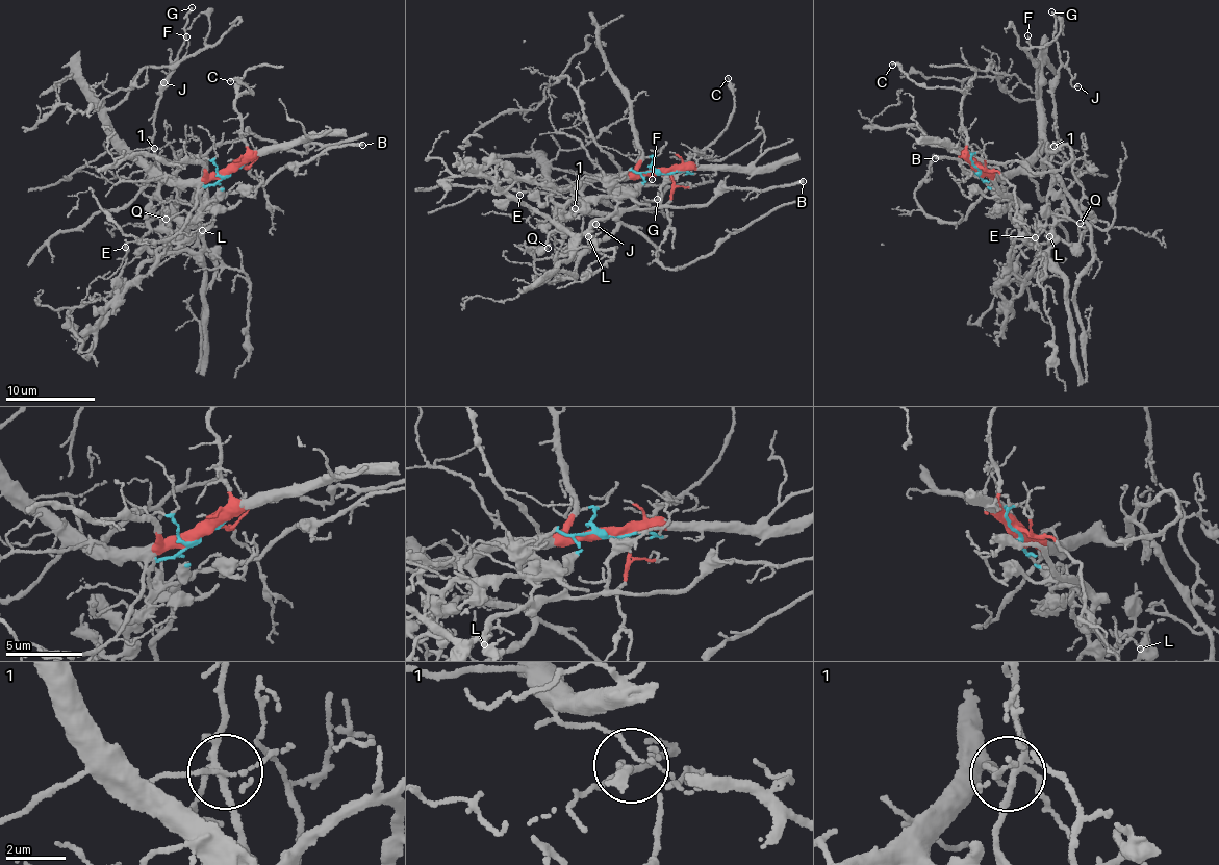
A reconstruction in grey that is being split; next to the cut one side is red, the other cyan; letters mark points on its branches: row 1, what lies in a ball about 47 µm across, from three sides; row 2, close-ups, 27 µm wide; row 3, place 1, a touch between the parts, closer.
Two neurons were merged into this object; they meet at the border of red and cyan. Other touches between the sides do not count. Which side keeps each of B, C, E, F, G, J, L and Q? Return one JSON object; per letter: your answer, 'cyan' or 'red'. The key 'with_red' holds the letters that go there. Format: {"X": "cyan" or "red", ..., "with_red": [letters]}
{"B": "cyan", "C": "red", "E": "cyan", "F": "red", "G": "cyan", "J": "cyan", "L": "cyan", "Q": "cyan", "with_red": ["C", "F"]}

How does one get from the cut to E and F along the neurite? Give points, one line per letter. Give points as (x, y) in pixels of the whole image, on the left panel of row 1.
E: (231, 172), (203, 191), (201, 211), (179, 242), (164, 245), (155, 265), (124, 288), (124, 248)
F: (231, 172), (164, 179), (136, 157), (109, 124), (108, 110), (146, 68), (174, 66), (186, 53), (185, 35)

